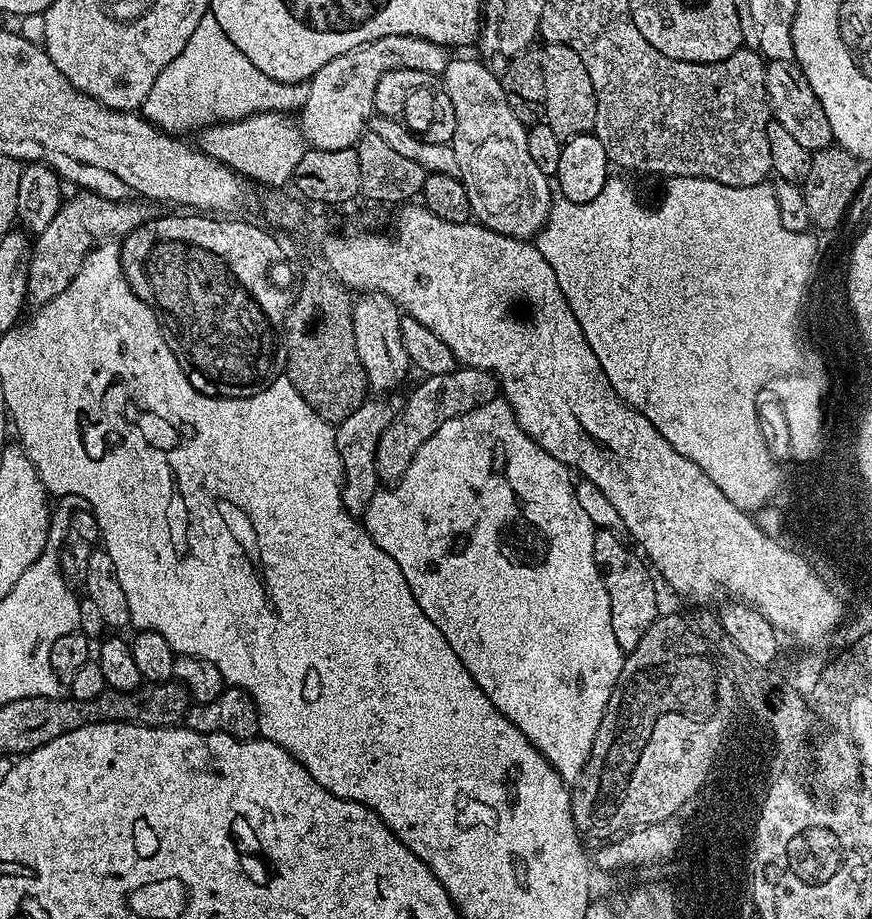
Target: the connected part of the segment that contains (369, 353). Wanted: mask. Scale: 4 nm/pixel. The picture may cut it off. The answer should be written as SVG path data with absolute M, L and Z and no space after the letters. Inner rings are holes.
M368 290L355 297L352 305L354 346L373 393L388 394L384 392L398 387L410 371L410 361L402 340L401 317L401 309L386 294Z

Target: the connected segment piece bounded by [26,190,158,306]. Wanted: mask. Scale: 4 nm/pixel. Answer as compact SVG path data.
M83 190L77 191L75 194L77 196L72 196L69 200L67 197L61 203L58 214L54 214L54 218L50 218L50 226L46 226L46 230L38 233L31 245L26 265L27 299L31 303L32 301L36 303L36 306L50 303L54 298L58 298L58 294L62 294L62 290L66 290L66 286L70 286L70 282L78 274L82 262L93 248L101 242L127 236L138 226L153 219L158 212L157 205L152 202L107 200L98 194Z

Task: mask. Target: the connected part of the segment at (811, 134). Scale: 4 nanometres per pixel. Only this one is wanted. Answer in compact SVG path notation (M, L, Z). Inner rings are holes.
M795 59L767 61L764 70L764 85L775 123L781 124L786 134L791 134L794 142L798 142L798 146L802 146L805 152L811 154L833 143L830 118L824 115L822 102L814 94L810 82Z

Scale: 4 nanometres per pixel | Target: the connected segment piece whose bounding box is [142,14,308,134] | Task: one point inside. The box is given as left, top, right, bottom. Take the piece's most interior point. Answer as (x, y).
(211, 82)

